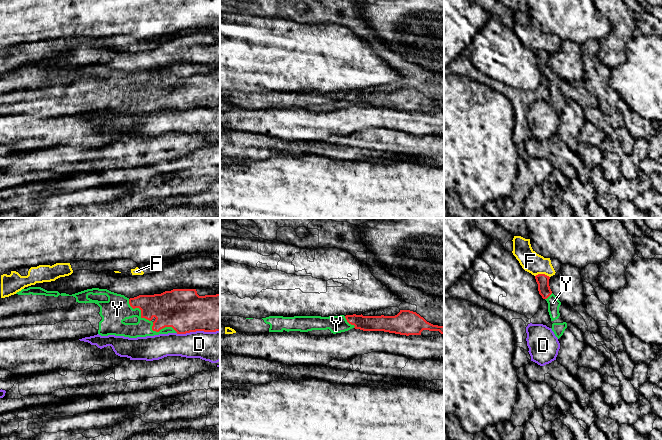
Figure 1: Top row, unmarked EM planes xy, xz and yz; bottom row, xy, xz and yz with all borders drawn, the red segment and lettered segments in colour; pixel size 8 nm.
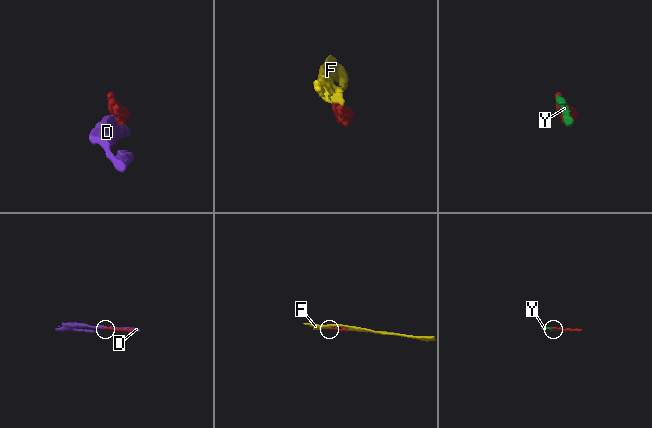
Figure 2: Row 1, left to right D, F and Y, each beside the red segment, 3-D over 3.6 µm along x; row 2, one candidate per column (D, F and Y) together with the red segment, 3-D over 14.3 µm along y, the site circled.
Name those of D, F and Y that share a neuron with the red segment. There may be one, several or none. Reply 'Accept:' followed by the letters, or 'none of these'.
Accept: Y

